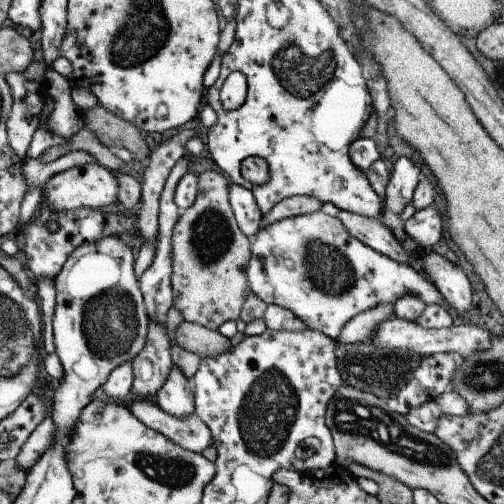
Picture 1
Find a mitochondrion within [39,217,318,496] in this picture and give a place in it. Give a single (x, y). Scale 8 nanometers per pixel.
(270, 407)

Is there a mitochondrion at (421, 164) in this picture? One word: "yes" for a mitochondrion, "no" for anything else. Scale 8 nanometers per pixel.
no

